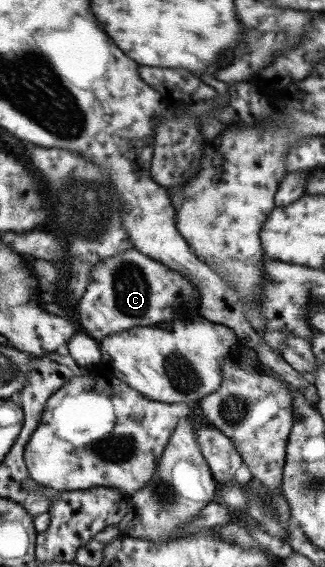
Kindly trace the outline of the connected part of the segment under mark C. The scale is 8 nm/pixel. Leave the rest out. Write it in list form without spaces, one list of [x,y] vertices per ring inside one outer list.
[[[133,247],[99,260],[87,277],[89,282],[73,309],[76,309],[82,330],[98,341],[132,327],[181,320],[198,309],[199,293],[187,278],[140,254]]]

